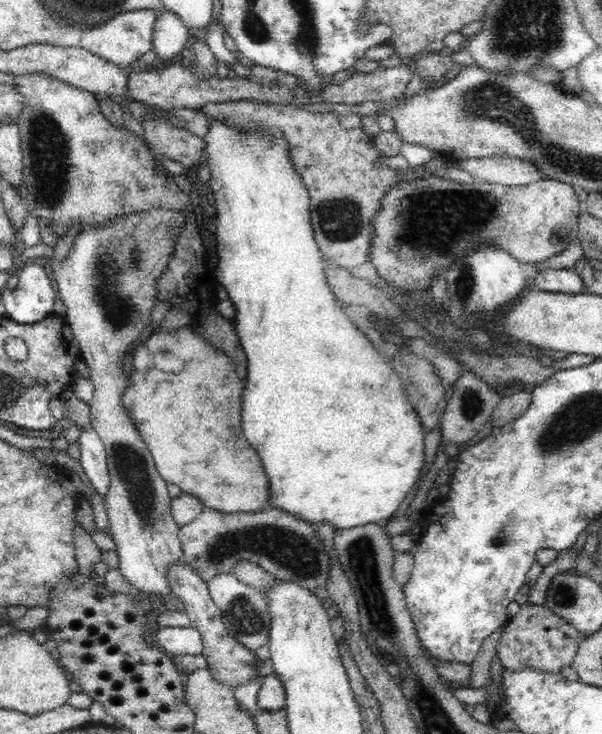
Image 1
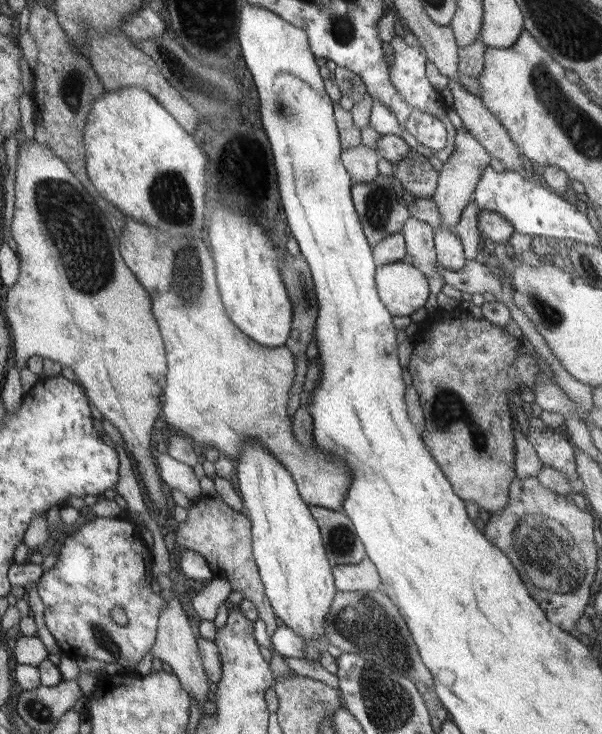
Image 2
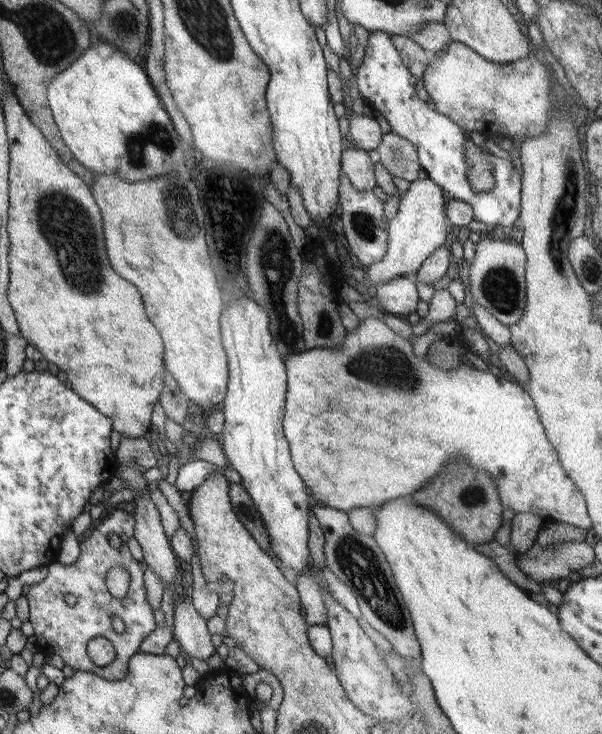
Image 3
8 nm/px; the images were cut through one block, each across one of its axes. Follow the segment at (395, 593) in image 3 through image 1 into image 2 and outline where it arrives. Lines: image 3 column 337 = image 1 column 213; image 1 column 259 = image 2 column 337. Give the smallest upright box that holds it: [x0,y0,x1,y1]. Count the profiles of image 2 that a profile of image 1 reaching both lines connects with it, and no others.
[308,505,366,565]

